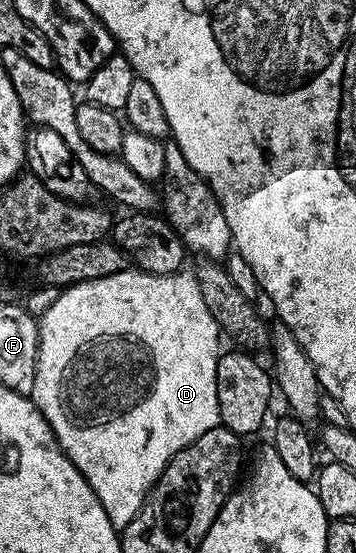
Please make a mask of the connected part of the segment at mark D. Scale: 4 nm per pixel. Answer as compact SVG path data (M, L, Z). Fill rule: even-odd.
M125 270L81 284L67 285L57 295L56 301L50 307L43 309L38 323L40 345L38 346L34 390L30 399L37 410L44 415L44 420L55 434L60 448L70 458L70 462L74 462L82 478L86 478L98 502L102 502L102 510L106 510L106 518L110 518L110 522L117 530L122 530L138 514L138 510L144 504L144 499L148 496L148 491L156 485L157 478L162 474L162 470L166 470L174 454L190 446L190 442L202 438L206 430L220 424L218 390L216 389L216 361L222 352L220 327L210 314L210 310L206 310L206 302L202 302L202 290L198 290L196 277L188 270L175 272L172 276L155 276L139 270Z

